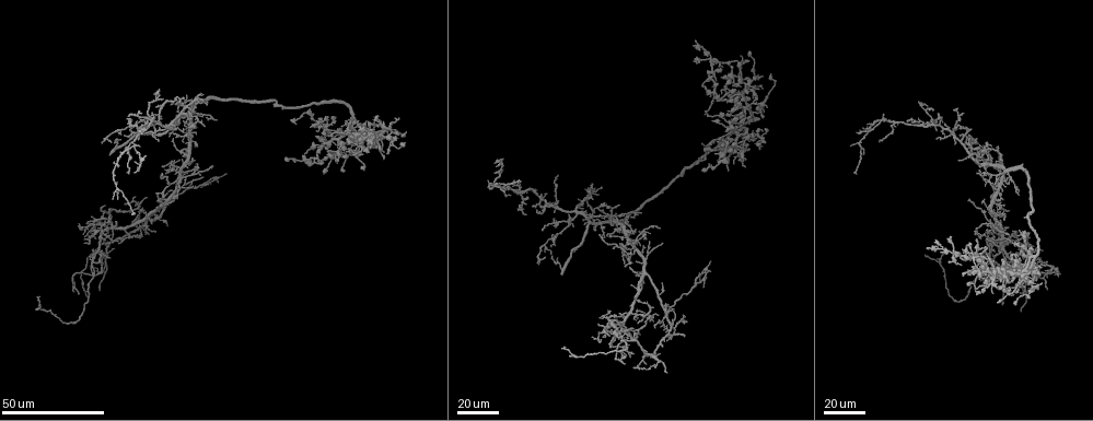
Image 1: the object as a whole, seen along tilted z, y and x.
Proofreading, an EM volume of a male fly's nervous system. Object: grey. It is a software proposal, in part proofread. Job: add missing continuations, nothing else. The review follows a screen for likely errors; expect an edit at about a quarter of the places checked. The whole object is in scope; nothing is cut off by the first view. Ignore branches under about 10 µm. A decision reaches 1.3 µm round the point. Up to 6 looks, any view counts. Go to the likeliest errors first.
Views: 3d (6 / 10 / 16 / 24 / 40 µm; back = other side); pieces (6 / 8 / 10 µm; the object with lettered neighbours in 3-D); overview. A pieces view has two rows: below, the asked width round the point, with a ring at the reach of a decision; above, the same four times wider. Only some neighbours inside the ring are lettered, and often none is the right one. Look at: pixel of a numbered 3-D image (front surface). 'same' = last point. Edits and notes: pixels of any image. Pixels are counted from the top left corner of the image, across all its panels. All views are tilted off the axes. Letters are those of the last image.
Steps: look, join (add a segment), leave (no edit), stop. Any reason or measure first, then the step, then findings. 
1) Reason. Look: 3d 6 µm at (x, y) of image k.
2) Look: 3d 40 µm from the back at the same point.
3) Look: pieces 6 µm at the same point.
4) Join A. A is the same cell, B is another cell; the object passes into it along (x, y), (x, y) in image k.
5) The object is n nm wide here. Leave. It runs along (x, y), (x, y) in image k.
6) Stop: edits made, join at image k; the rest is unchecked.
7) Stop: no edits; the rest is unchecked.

Free end. Look: 3d 24 µm at (204, 127) of image 1.

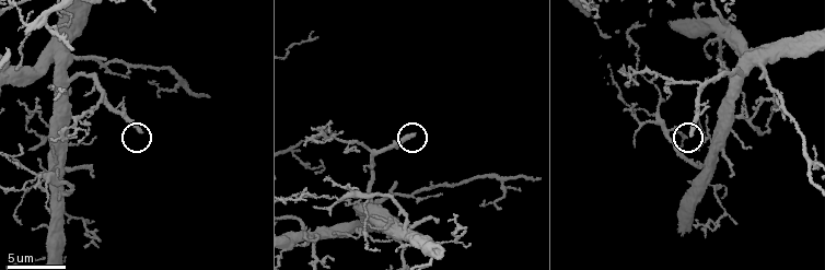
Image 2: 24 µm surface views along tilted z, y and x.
Look: pieces 8 µm at (689, 134) of image 2.

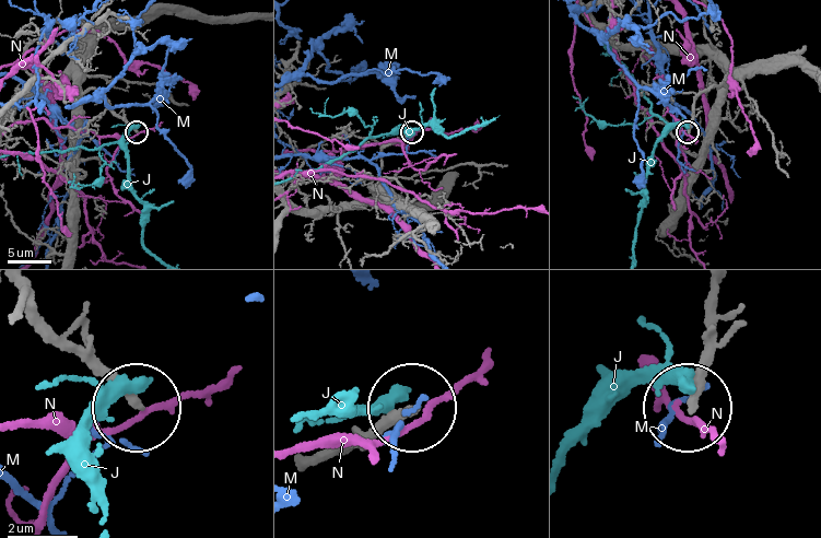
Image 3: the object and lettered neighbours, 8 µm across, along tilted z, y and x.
Leave. J, M and N are other cells; it runs along (711, 118), (723, 85), (700, 94), (689, 131) in image 3; no lettered segment goes on from it.

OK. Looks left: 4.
Free end. Look: 3d 40 µm at (111, 155) of image 1.

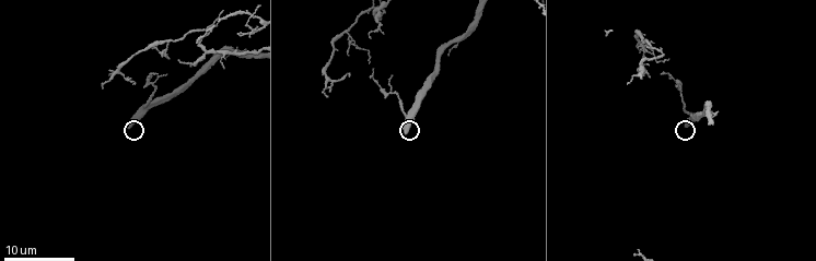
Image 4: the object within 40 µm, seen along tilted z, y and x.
What lies round it. Look: pieces 8 µm at (407, 132) of image 4.

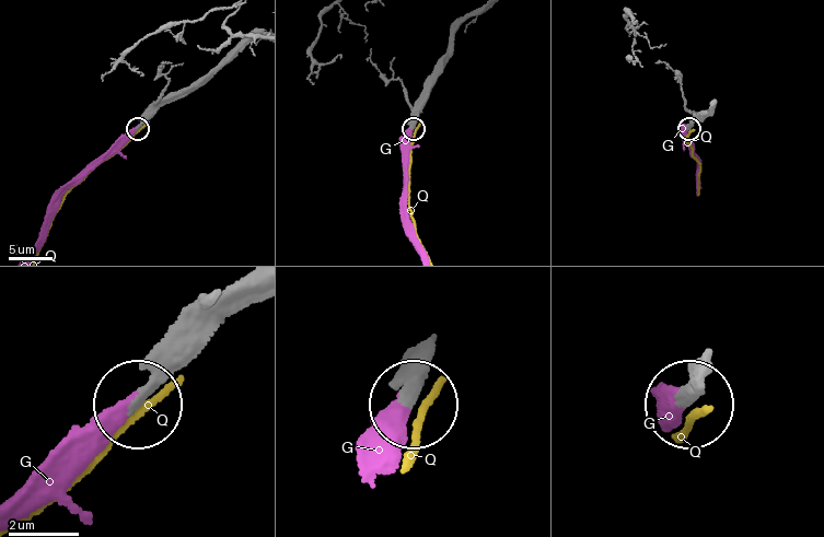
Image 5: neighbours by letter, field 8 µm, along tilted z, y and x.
Join G. G is the same cell, Q is another cell; the object passes into it along (422, 347), (398, 442) in image 5; it goes on there.

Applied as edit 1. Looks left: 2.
An open end. Look: 3d 24 µm at (1021, 165) of image 1.

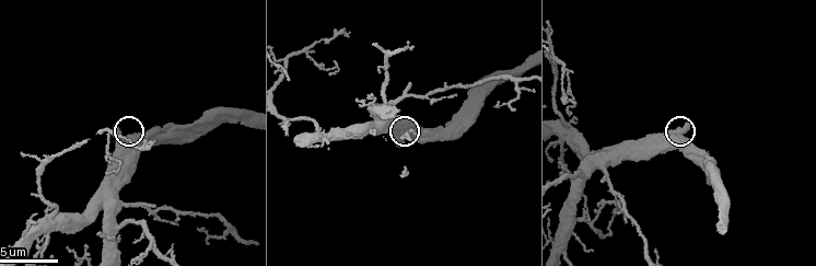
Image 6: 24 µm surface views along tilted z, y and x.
See the neighbours. Look: pieces 10 µm at (687, 122) of image 6.

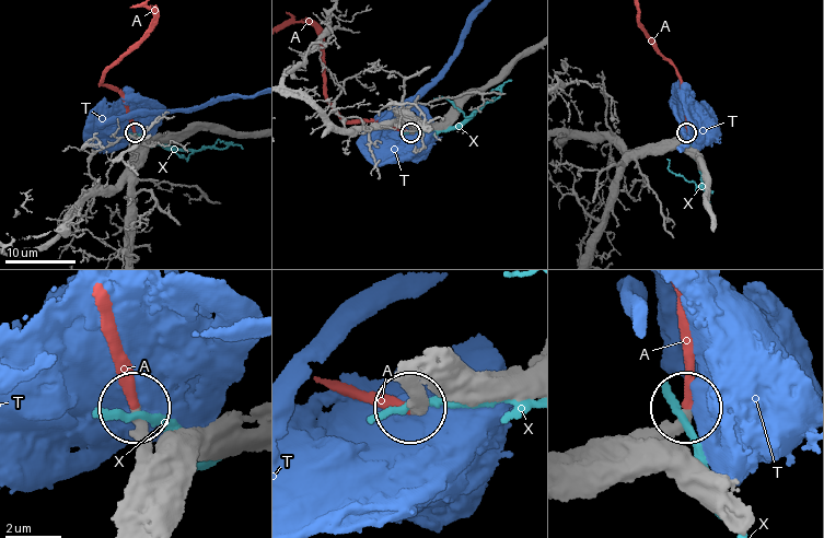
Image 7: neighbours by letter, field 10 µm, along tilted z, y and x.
Join A. A is the same cell, T and X are other cells; the object passes into it along (132, 494), (131, 367), (107, 296) in image 7; it goes on there.

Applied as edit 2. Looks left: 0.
Stop: edits made, join at image 5, join at image 7; the rest is unchecked.

